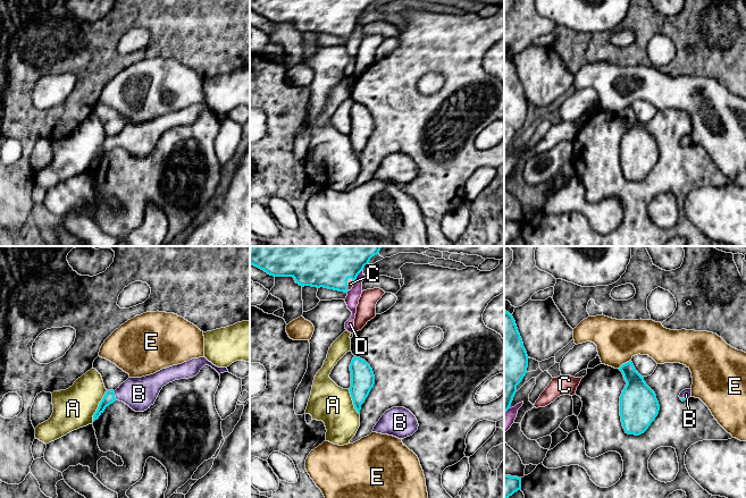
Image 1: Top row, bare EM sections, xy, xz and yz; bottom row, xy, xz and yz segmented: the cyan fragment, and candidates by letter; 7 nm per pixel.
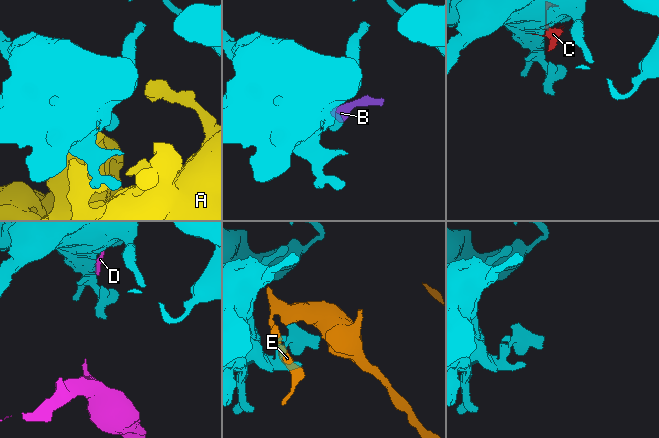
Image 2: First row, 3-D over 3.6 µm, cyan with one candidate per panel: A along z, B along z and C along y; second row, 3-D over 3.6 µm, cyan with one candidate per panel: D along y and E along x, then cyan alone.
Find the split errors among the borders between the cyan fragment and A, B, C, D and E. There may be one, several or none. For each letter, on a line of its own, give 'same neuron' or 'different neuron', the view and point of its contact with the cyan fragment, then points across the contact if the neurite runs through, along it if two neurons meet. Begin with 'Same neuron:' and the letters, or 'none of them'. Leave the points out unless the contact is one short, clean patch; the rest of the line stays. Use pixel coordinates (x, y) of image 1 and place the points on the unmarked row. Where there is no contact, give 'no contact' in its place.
Same neuron: B, C
A: different neuron; contact xy (99, 152)
B: same neuron; contact xy (114, 142); way xy (109, 143), (114, 142), (119, 140), (139, 140)
C: same neuron; contact xz (346, 30)
D: different neuron; contact xz (357, 22)
E: different neuron; contact yz (625, 109)

